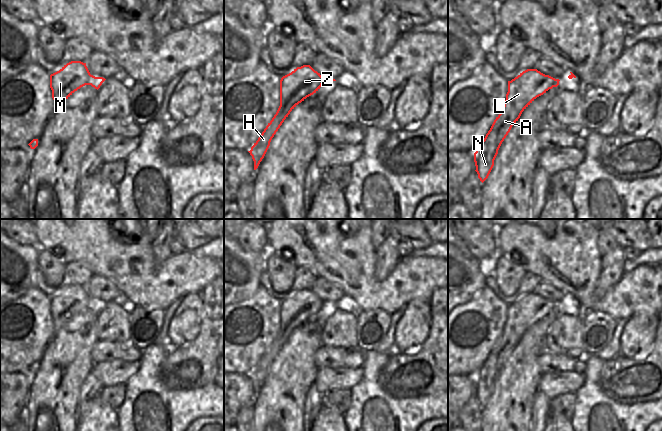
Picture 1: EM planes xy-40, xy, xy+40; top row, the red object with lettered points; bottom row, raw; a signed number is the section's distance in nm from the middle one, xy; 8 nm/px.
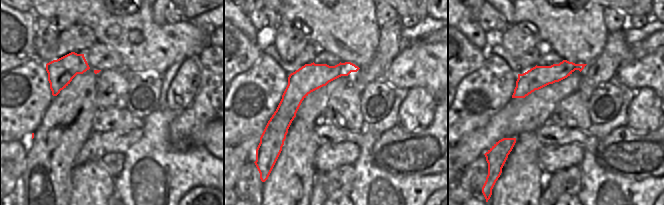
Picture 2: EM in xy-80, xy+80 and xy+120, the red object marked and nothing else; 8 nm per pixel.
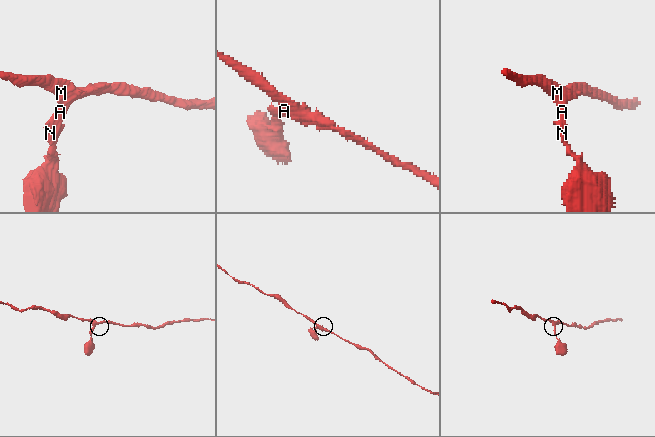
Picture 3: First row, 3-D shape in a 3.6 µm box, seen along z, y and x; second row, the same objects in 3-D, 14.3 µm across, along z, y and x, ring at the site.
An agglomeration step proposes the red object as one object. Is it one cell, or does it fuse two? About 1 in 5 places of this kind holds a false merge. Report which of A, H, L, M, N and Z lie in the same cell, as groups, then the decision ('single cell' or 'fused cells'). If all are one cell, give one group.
A H L M N Z; single cell

